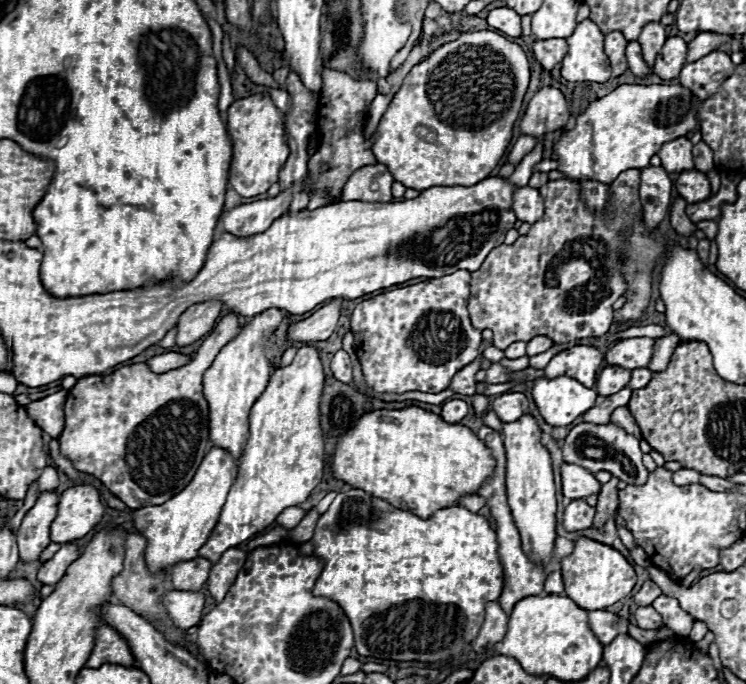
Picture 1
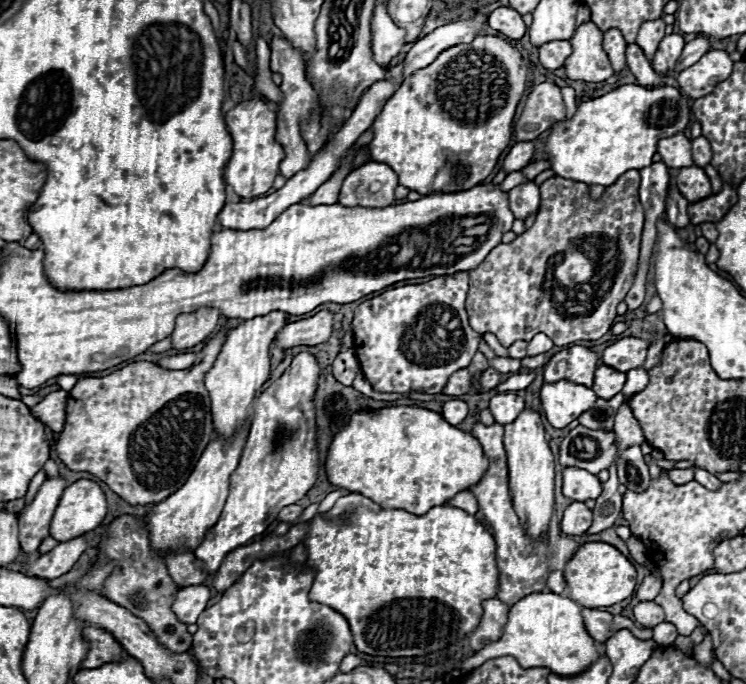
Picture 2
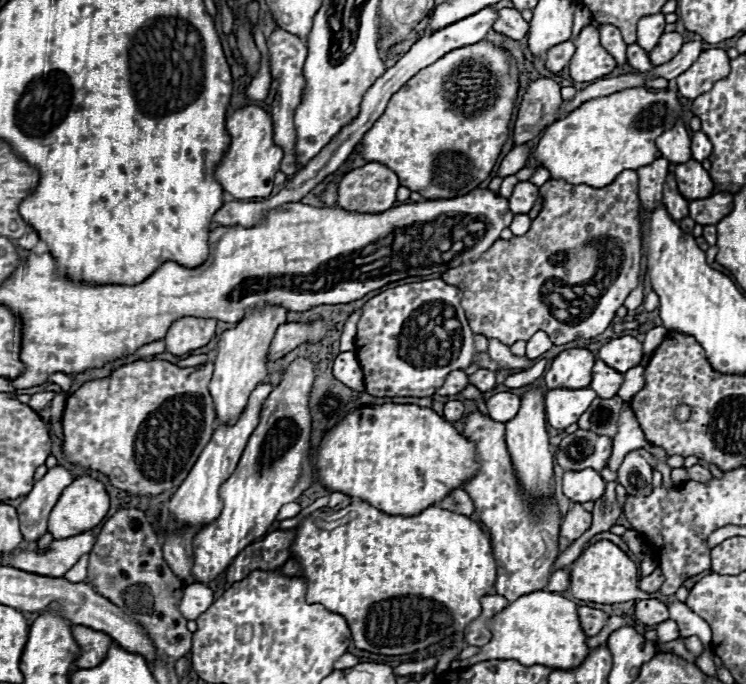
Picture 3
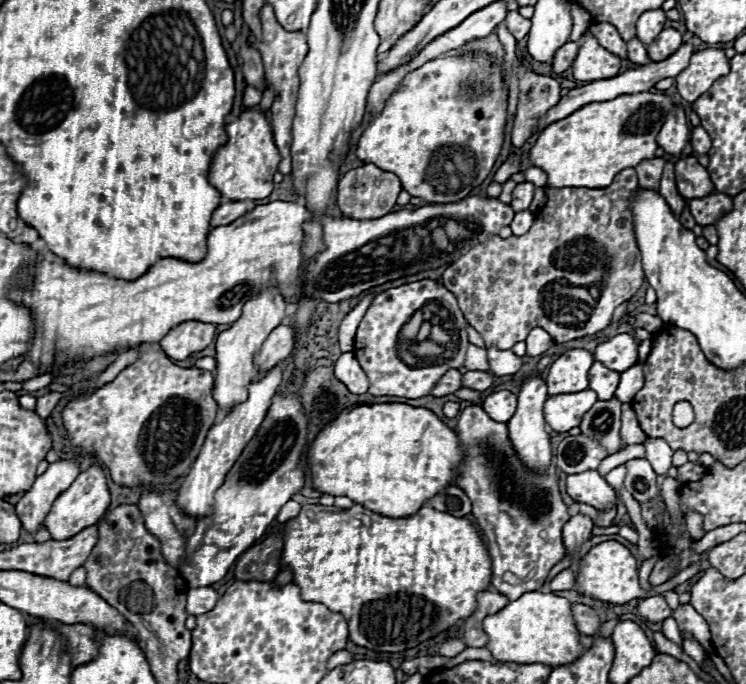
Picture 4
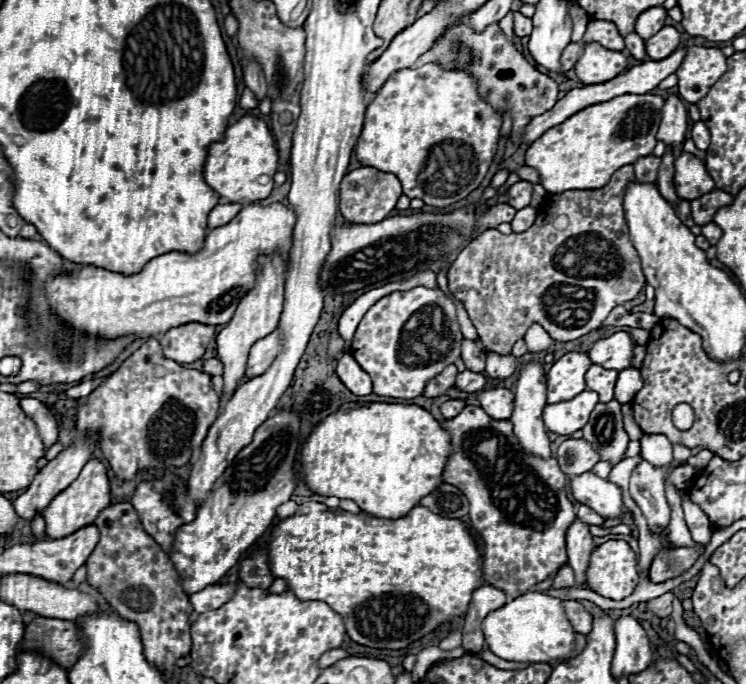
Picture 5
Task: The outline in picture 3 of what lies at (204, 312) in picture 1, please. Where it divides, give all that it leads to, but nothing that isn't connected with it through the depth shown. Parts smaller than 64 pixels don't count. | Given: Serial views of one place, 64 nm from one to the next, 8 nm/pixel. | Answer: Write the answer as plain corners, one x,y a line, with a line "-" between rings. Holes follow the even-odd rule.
186,316
176,320
166,334
166,350
174,356
186,356
190,350
206,346
216,332
214,318

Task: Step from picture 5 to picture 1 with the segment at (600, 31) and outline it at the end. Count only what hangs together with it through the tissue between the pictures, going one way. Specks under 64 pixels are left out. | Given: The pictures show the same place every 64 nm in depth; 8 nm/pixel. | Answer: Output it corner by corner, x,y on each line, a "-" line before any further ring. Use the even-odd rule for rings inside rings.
622,32
606,34
604,50
606,50
606,54
610,58
610,64
612,64
612,78
618,78
620,74
624,74
628,70
626,56
624,56
626,44
628,44
628,40
622,36

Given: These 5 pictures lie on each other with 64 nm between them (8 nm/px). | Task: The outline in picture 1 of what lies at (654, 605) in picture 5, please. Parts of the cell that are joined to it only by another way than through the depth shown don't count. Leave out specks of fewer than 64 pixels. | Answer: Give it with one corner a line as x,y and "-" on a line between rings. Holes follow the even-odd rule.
652,606
636,608
634,620
636,620
636,626
644,630
658,630
662,626
662,616

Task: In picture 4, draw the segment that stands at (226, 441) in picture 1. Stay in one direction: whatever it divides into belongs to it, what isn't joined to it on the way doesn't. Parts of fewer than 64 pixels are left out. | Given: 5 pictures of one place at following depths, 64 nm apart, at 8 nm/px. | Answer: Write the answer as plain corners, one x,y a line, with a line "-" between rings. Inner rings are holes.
270,288
258,294
258,298
250,300
242,308
242,316
216,338
216,378
214,378
214,400
220,410
230,412
234,404
242,404
246,400
246,388
260,378
258,366
254,364
254,356
260,352
266,336
284,322
286,318
286,302
280,296
278,288

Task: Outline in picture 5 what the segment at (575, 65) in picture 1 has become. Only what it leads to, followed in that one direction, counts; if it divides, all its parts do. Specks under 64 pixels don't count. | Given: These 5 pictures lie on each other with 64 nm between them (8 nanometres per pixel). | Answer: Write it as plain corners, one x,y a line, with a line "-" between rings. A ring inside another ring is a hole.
588,42
574,70
584,84
600,84
616,78
626,68
626,56
622,52
606,50
598,42

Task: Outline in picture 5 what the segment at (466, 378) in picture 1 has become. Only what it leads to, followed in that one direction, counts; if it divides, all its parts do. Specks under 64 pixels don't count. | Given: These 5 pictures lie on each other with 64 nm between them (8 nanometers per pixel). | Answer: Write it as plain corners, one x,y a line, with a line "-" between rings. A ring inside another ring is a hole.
446,366
444,372
440,372
436,378
432,378
424,390
424,396
426,398
436,398
436,396
442,396
446,394
450,388
454,388
454,380
458,376
458,370
456,366

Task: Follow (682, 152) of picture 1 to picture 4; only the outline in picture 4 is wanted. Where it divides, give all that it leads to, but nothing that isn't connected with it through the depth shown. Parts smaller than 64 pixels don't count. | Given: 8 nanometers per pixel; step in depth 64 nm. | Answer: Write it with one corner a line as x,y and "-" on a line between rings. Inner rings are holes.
674,106
672,114
668,116
666,124
662,126
660,134
656,136
656,142
660,148
664,148
664,152
668,156
674,156
674,158
682,158
682,150
686,148
690,136
688,136
688,124
686,124
686,116
684,116
684,110
680,106

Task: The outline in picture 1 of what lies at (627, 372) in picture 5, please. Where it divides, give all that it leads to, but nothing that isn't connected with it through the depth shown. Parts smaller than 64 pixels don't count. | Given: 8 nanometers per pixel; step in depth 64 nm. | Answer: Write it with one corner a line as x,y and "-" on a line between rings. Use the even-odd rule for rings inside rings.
634,368
632,370
632,380
630,380
628,388
632,388
632,390
644,388
650,380
652,380
652,370
648,370
648,368

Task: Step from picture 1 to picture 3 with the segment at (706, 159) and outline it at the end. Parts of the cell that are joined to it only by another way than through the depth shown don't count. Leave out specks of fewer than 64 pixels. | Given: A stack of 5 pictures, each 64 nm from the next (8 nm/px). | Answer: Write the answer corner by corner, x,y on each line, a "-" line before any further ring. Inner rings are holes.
696,132
692,136
692,158
702,162
712,154
712,144
704,132

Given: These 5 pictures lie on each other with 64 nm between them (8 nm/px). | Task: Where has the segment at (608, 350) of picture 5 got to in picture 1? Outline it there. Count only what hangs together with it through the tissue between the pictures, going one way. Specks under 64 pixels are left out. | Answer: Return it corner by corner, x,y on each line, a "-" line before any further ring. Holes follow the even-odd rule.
626,338
620,340
608,354
606,362
608,364
618,364
622,368
634,370
634,368
646,368
652,360
654,354
654,338

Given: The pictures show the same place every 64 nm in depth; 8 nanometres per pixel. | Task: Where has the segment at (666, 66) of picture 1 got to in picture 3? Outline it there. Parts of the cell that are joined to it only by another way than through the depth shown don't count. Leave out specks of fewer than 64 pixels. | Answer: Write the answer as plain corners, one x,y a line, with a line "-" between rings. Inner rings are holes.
668,32
660,38
660,42
656,44
656,48
650,52
650,60
654,66
660,66
660,64
666,64
670,62
682,48
684,44
684,38
678,34
678,32

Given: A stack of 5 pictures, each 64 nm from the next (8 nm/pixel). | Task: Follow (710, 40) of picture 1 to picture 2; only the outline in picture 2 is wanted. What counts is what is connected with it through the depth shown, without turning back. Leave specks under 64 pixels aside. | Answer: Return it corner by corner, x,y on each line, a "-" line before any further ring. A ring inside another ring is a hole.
698,36
698,38
694,38
694,40
686,42
680,62
676,64
676,68
674,68
668,76
676,76
676,74
682,72
684,68
696,64
696,62
698,62
698,60
700,60
708,50
710,50
710,38
708,38
708,36

